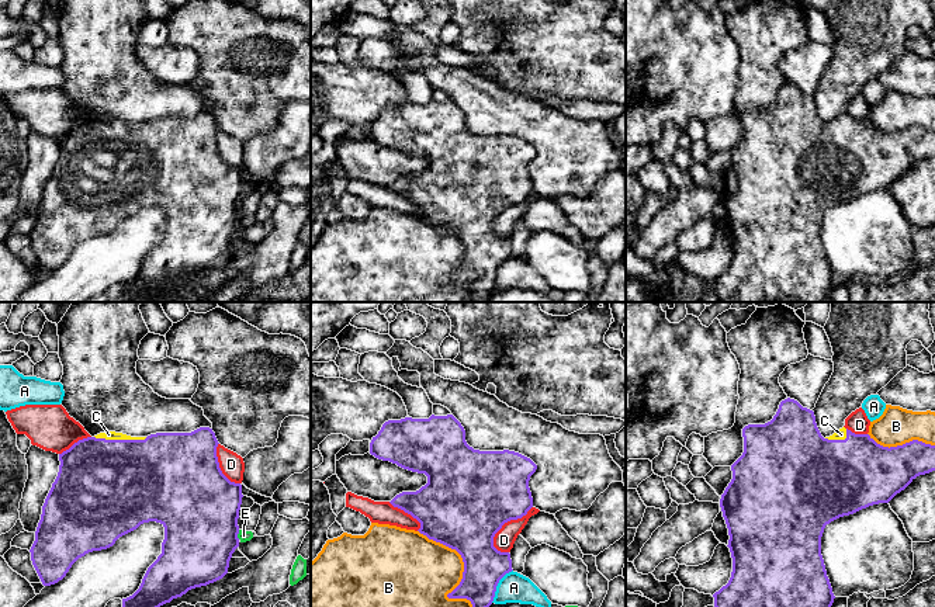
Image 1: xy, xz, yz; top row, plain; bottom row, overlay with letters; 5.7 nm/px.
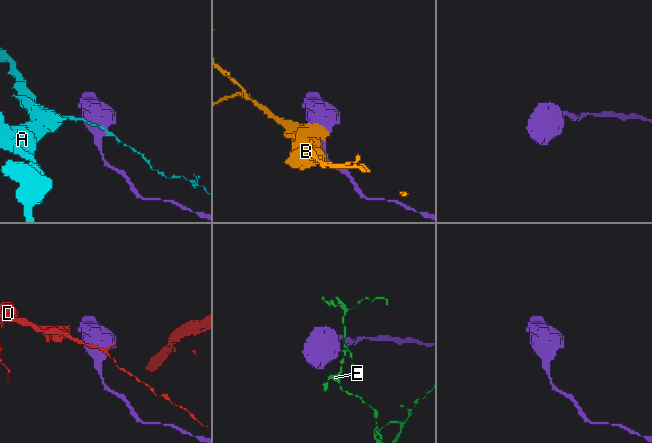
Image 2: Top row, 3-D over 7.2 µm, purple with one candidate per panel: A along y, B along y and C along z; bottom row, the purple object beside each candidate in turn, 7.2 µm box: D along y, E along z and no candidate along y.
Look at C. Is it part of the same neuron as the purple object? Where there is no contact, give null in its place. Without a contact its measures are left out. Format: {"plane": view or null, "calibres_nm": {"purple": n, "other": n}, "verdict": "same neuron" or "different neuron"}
{"plane": "xy", "calibres_nm": {"purple": 500, "other": 50}, "verdict": "same neuron"}

